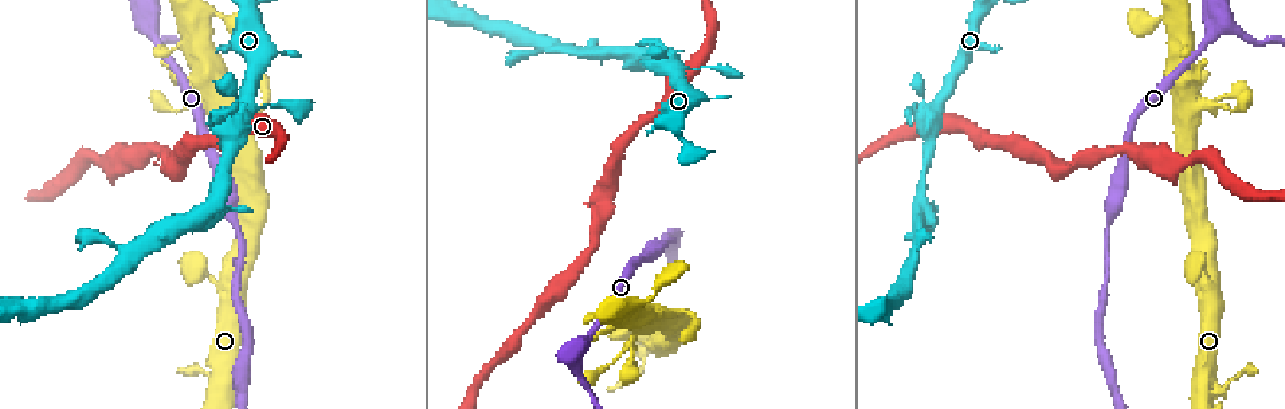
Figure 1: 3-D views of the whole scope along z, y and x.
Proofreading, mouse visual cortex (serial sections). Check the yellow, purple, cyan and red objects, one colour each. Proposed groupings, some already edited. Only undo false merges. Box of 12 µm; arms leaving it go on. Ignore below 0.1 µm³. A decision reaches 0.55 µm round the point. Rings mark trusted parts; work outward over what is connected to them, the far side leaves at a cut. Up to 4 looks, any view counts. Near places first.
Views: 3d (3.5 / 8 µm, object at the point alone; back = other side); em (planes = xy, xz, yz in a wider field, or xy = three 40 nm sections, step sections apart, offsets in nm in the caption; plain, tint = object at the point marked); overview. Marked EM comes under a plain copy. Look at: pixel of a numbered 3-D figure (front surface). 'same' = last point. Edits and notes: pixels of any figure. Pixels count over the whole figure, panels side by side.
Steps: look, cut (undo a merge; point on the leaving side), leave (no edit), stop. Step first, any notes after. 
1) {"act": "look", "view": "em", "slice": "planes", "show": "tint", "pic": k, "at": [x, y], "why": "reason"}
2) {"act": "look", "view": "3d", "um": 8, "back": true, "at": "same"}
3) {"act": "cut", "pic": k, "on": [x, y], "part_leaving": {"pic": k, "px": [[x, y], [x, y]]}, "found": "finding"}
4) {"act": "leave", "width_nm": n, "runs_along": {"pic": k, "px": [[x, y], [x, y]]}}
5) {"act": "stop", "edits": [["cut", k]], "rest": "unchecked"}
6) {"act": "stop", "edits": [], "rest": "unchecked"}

{"act": "look", "view": "3d", "um": 8, "pic": 1, "at": [1219, 103], "why": "thin neck"}

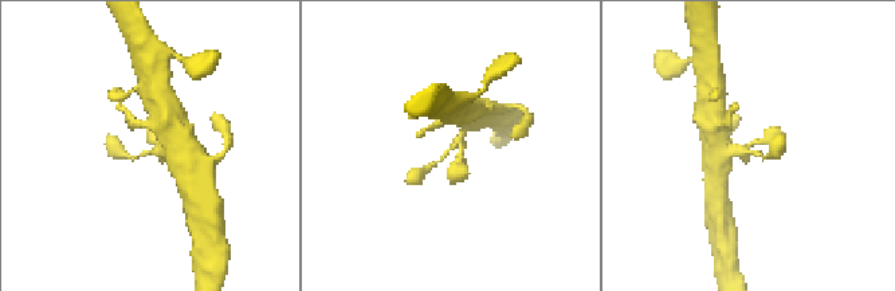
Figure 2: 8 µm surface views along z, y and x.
{"act": "look", "view": "em", "slice": "xy", "step": 3, "show": "tint", "pic": 2, "at": [460, 148]}

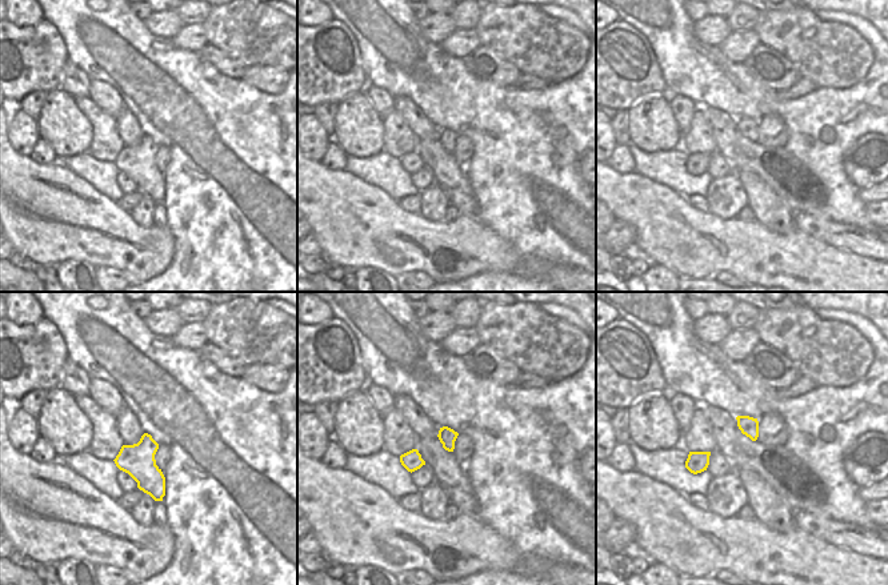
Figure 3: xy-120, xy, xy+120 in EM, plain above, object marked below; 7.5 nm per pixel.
{"act": "leave", "runs_along": {"pic": 2, "px": [[479, 115], [460, 134], [451, 180]]}, "found": "all the same cell"}

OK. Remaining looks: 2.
{"act": "look", "view": "3d", "um": 8, "pic": 1, "at": [211, 206], "why": "abrupt turn"}

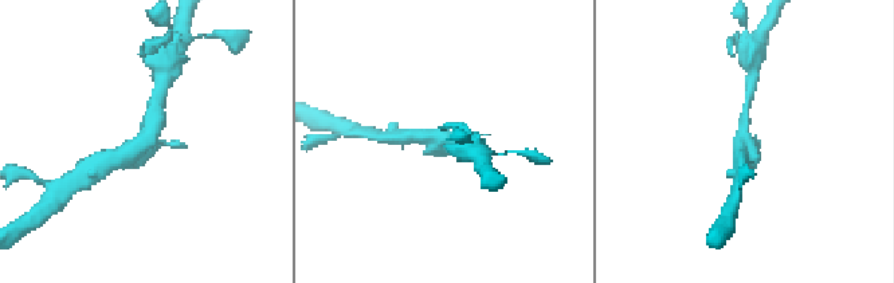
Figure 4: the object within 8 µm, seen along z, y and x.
{"act": "look", "view": "3d", "um": 3.5, "pic": 4, "at": [444, 139], "why": "zoom in"}

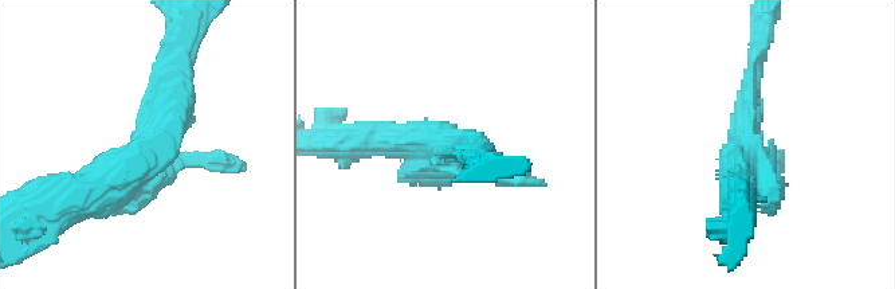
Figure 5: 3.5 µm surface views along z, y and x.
{"act": "leave", "runs_along": {"pic": 5, "px": [[176, 78], [167, 132], [65, 198]]}, "found": "continuous, no second cell"}

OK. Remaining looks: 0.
{"act": "stop", "edits": [], "rest": "unchecked"}

